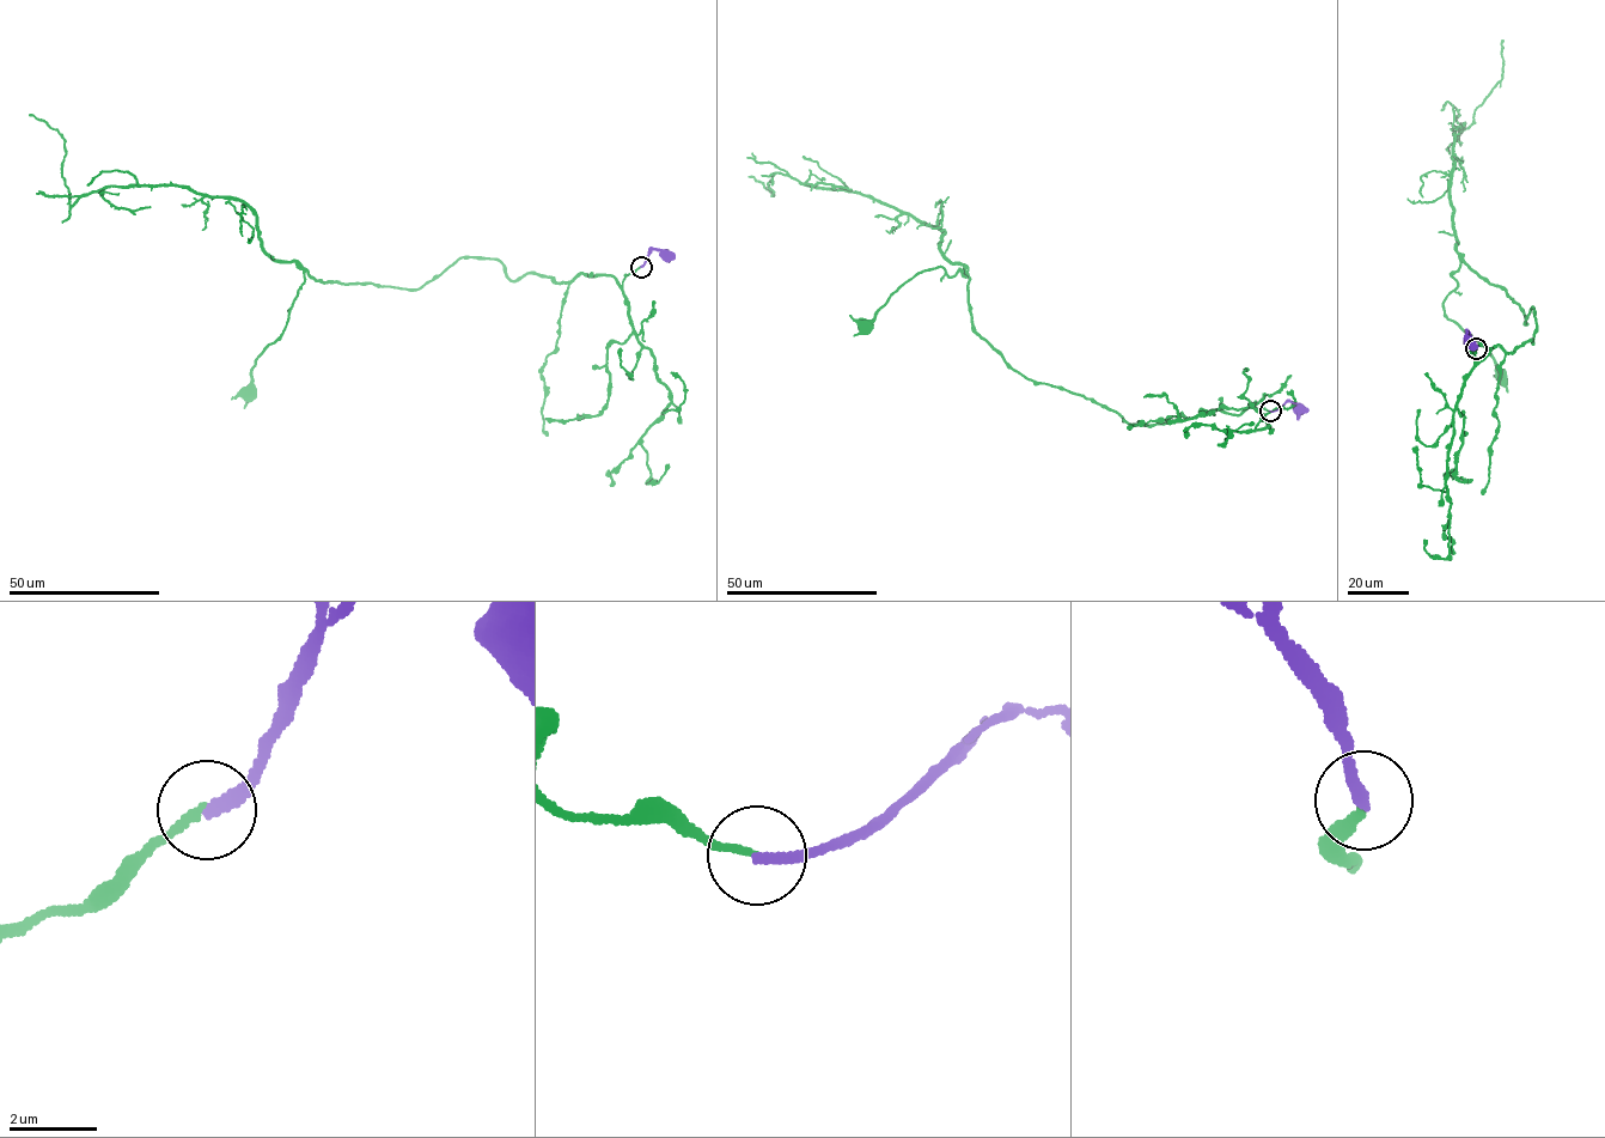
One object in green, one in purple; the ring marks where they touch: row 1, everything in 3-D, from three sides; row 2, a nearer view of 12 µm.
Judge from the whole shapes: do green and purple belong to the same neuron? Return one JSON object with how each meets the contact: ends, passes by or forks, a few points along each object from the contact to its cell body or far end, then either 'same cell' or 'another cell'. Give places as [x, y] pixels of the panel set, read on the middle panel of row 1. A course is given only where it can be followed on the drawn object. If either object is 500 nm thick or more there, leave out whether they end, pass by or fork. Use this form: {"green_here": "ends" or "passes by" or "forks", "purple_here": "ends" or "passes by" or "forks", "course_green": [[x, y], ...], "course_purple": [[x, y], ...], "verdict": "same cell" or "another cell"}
{"green_here": "ends", "purple_here": "ends", "course_green": [[1270, 412], [1127, 424], [1027, 379], [976, 333], [959, 269], [925, 269], [864, 327]], "course_purple": [[1270, 412], [1291, 402], [1297, 403], [1299, 417]], "verdict": "another cell"}

